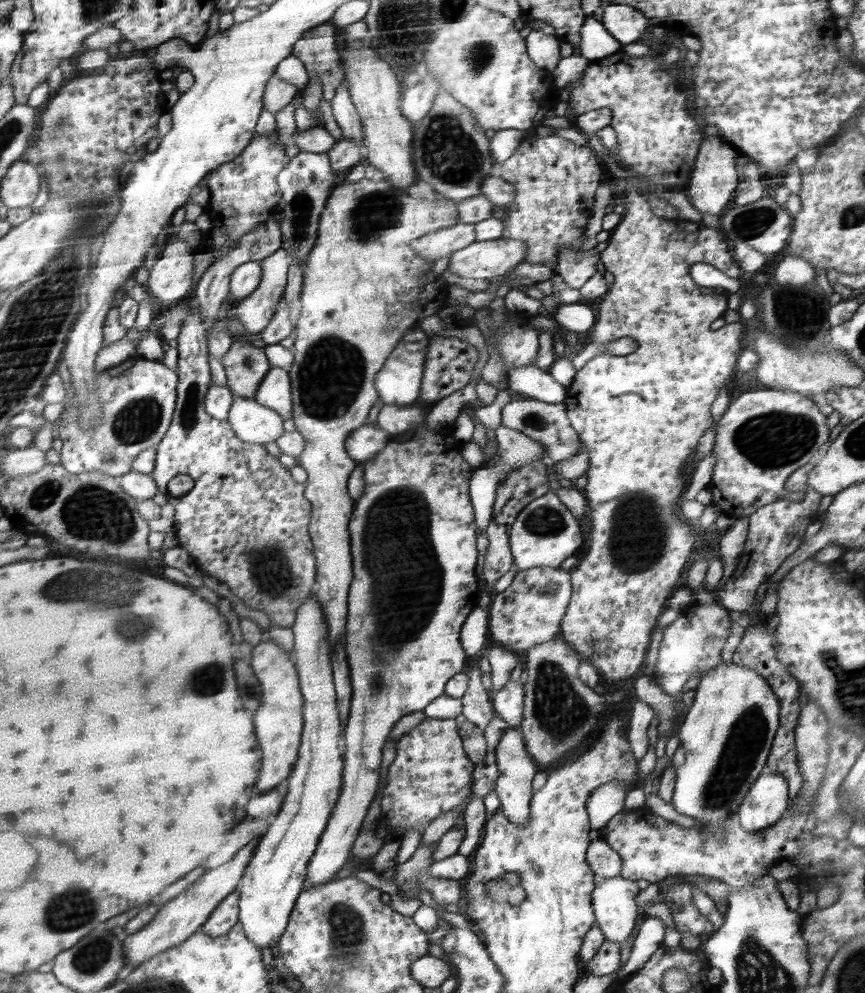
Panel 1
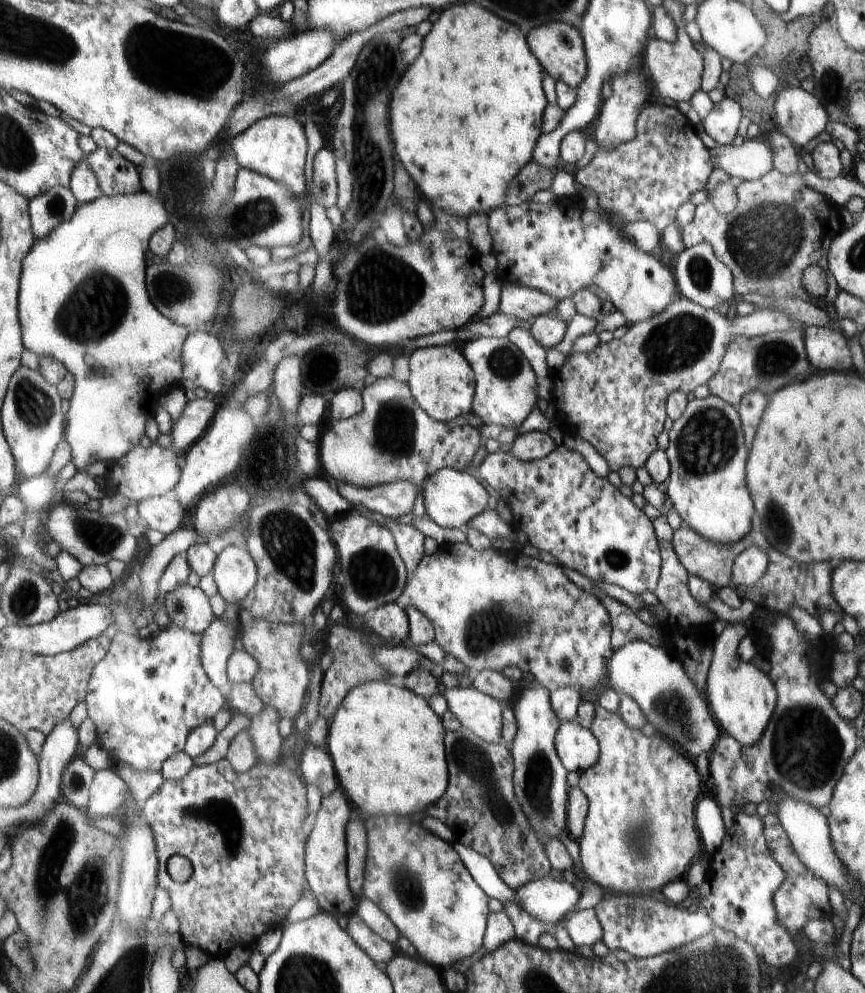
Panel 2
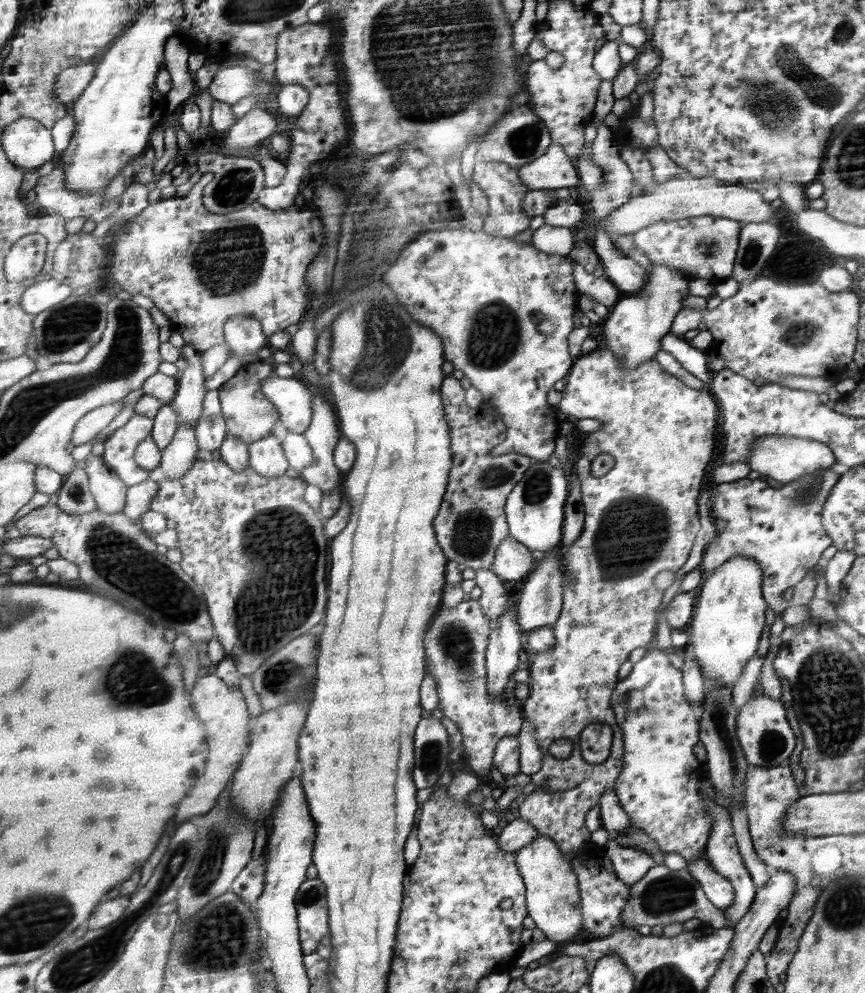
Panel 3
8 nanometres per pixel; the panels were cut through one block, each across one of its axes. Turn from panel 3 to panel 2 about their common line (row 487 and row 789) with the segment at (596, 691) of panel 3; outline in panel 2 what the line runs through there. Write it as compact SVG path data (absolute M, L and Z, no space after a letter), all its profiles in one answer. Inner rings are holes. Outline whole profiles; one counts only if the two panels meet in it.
M596 704L589 729L600 743L600 756L592 769L580 774L579 787L588 798L582 836L577 841L580 865L586 876L605 891L624 895L652 894L679 878L692 858L700 856L700 838L694 826L694 808L700 796L700 774L680 748L659 733L646 736L628 726L621 714L610 714Z

